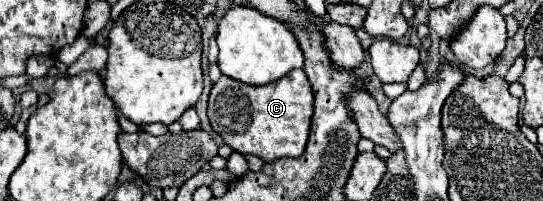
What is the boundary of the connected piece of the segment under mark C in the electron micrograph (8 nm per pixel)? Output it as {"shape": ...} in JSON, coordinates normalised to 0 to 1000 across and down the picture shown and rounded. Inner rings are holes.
{"shape":[[[538,348],[494,428],[457,428],[424,378],[405,378],[390,428],[383,498],[383,587],[394,657],[401,657],[427,746],[468,766],[486,806],[549,786],[560,756],[575,557],[578,468],[560,348]]]}

